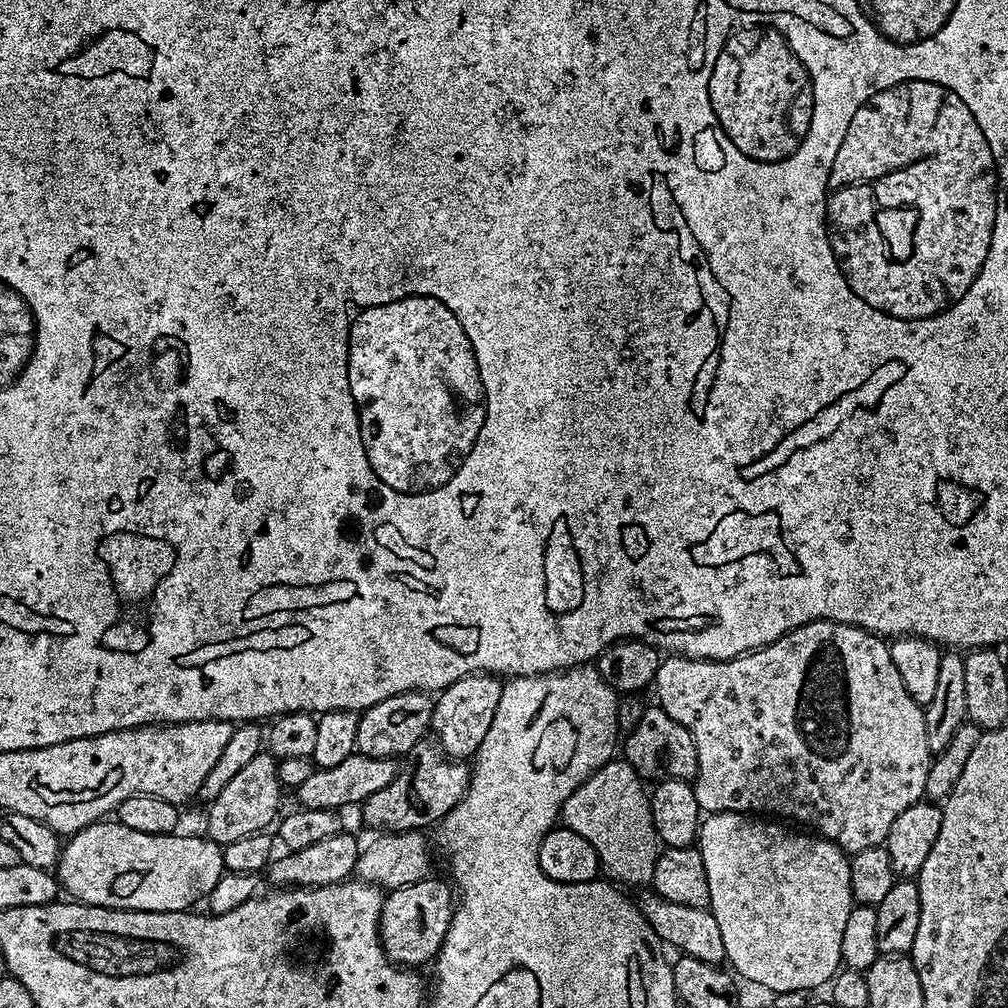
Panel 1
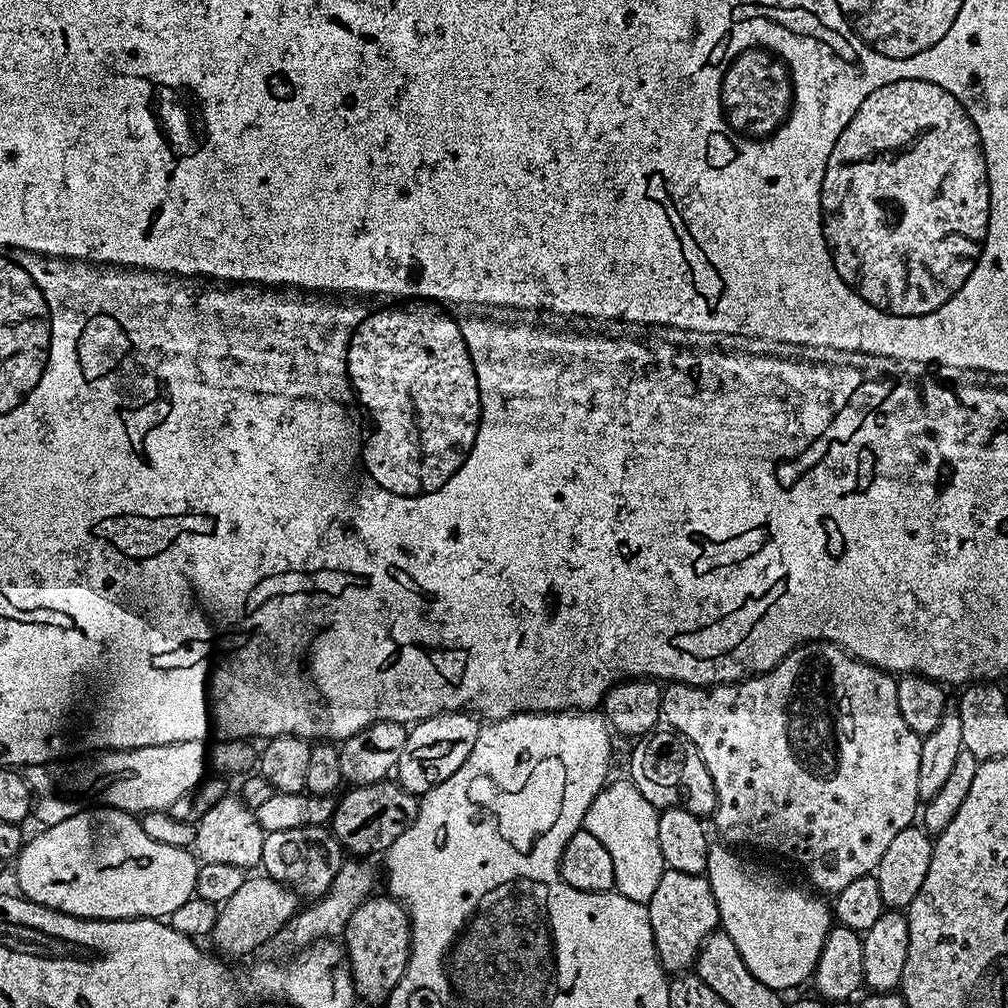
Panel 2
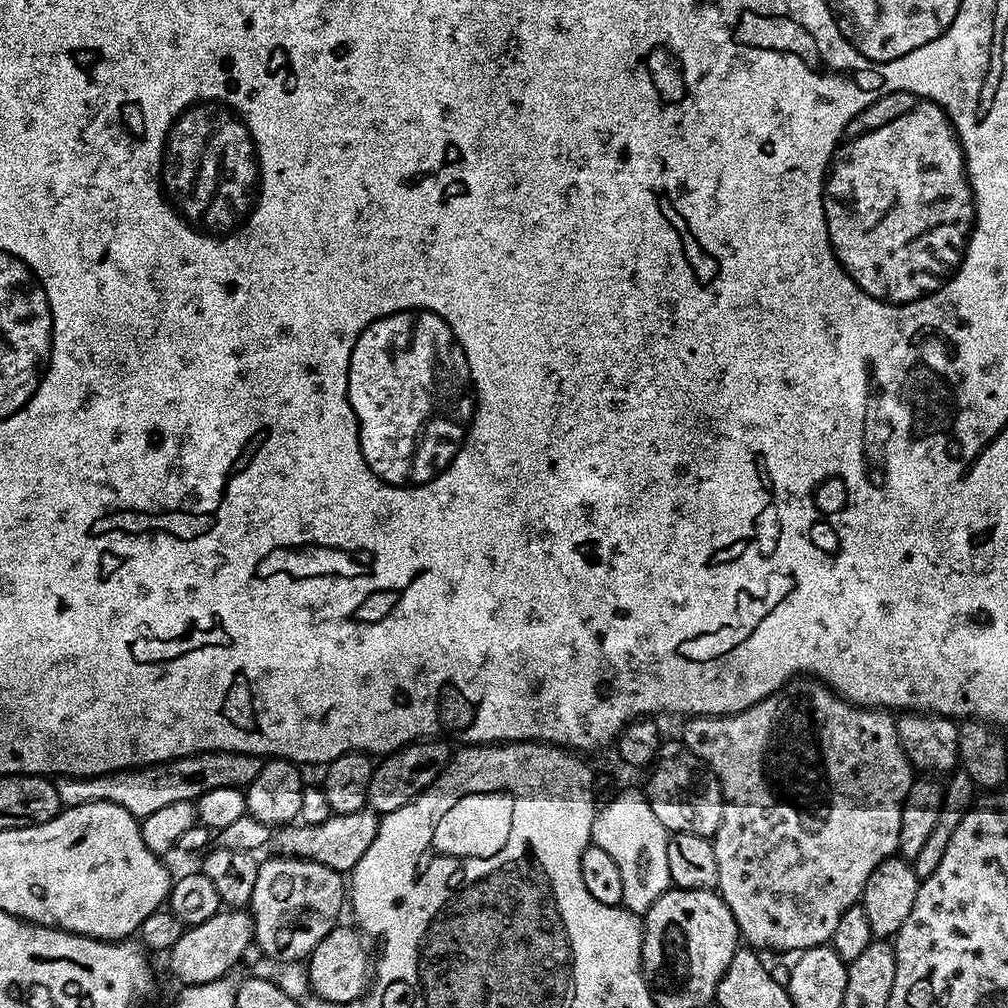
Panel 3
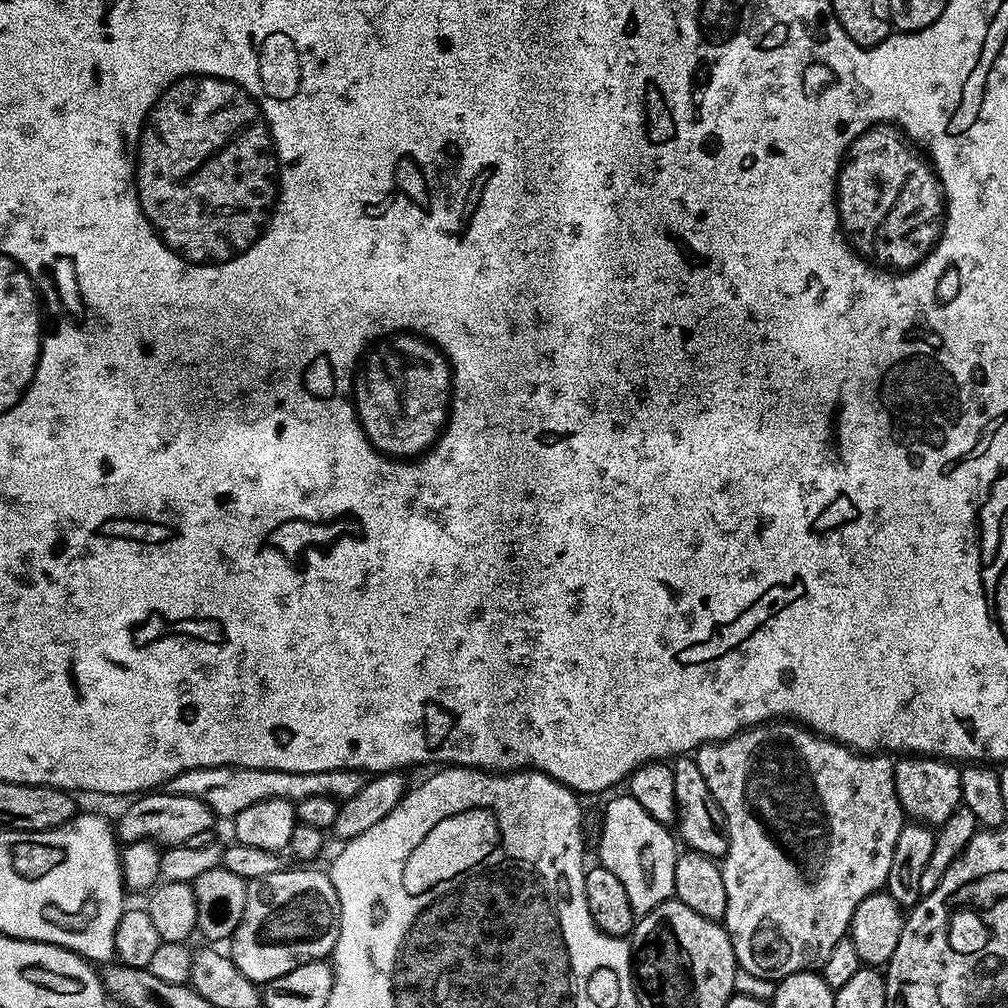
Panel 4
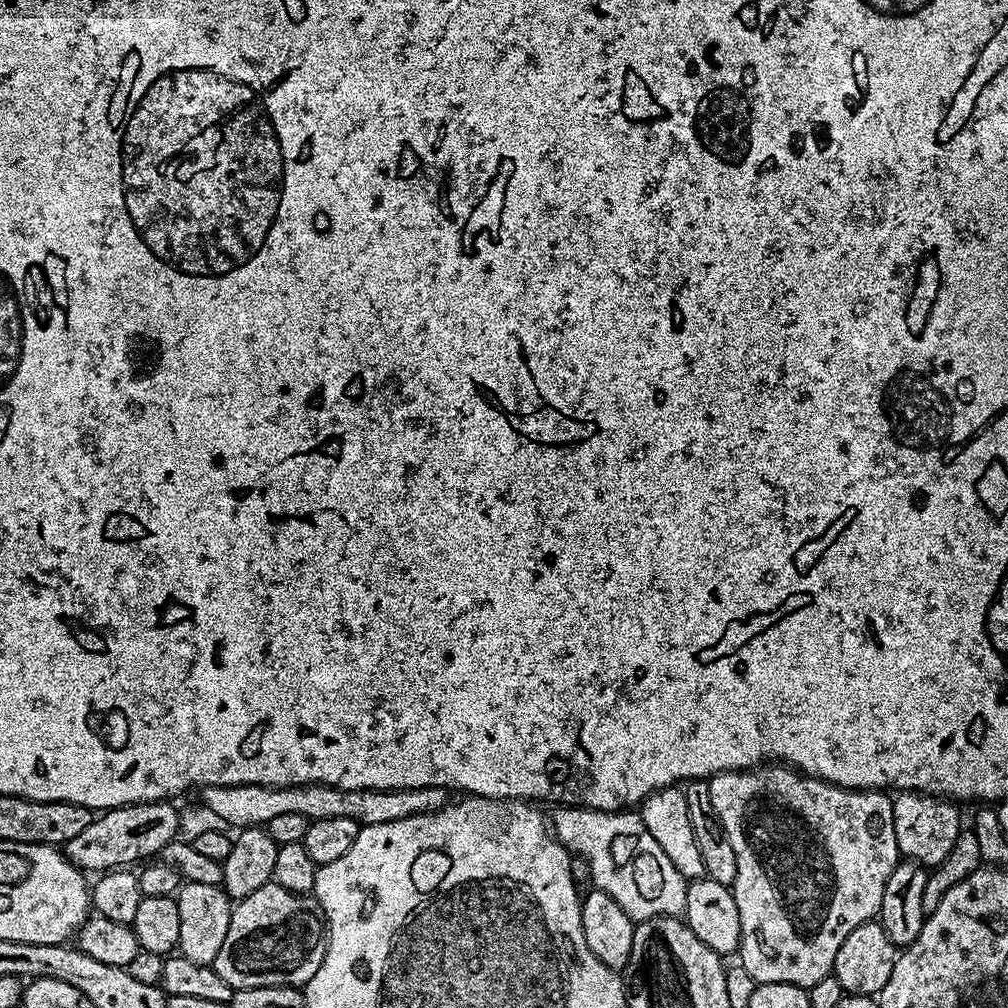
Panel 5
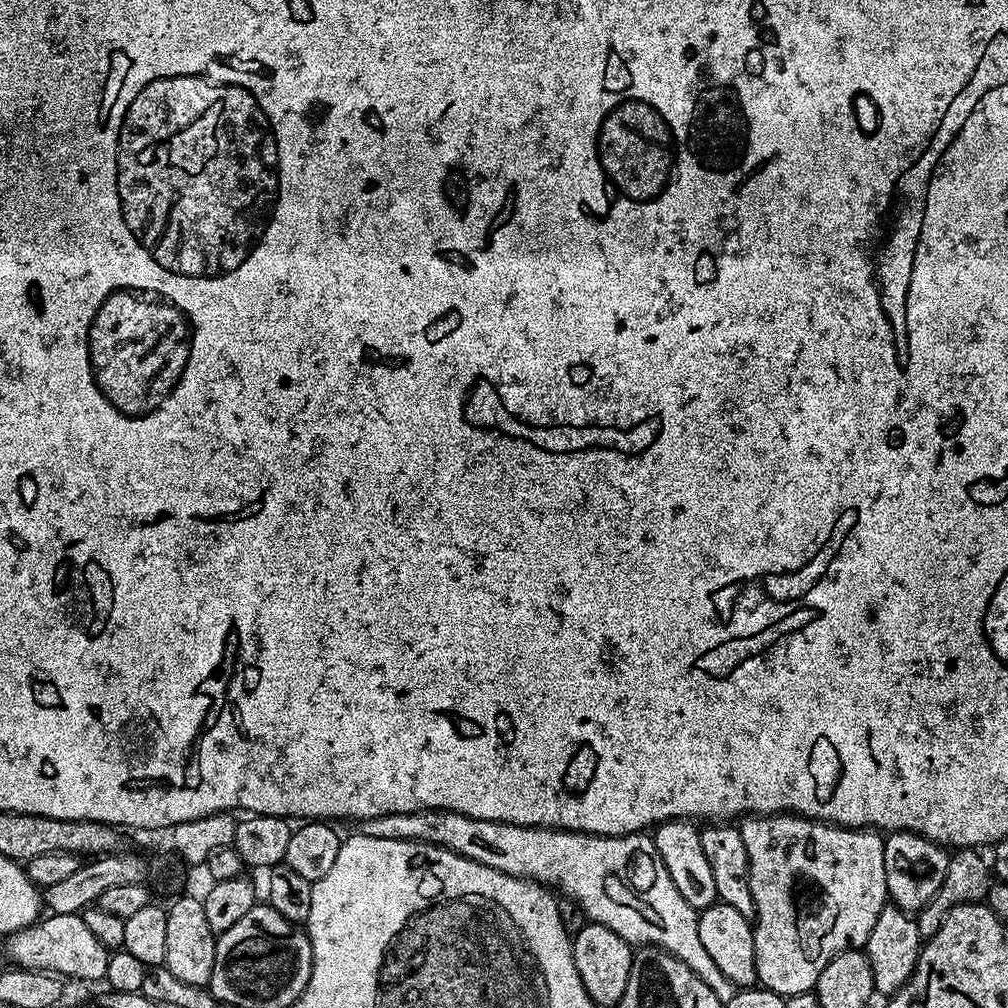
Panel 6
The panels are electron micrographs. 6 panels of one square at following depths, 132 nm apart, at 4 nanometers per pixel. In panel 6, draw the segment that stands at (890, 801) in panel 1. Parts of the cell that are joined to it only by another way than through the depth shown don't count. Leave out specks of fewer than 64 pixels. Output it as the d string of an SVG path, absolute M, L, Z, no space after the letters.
M753 814L743 823L739 825L740 837L746 845L750 894L756 907L752 933L757 981L785 998L813 991L818 974L835 956L867 945L878 914L889 903L884 836L876 830L842 828L795 814Z

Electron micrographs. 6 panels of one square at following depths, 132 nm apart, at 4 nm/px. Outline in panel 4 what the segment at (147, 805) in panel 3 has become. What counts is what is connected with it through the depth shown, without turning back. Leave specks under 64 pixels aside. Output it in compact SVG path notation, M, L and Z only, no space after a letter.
M214 766L186 770L168 781L167 791L198 798L217 817L234 818L246 810L246 806L254 806L254 802L266 802L266 798L282 798L283 800L305 800L311 796L331 796L337 802L354 798L358 790L362 790L365 773L354 768L342 770L326 770L325 772L287 772L286 770L258 770L257 768L231 768L230 766Z

